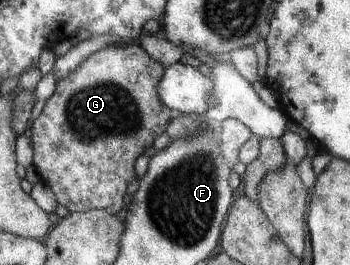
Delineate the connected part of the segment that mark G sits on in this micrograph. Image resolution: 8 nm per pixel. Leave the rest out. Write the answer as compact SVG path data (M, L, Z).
M109 45L93 51L86 56L76 67L69 71L63 78L57 79L54 84L55 89L51 96L44 102L42 110L36 119L32 121L29 136L32 144L32 165L38 173L39 180L43 181L51 192L55 195L58 206L65 207L69 213L73 211L88 211L91 209L104 210L110 215L117 214L123 206L123 195L127 190L134 186L136 181L133 162L137 156L141 155L144 148L151 147L155 134L164 131L165 125L175 114L170 108L167 108L158 97L156 84L158 78L163 72L164 66L155 62L141 47L137 45Z

